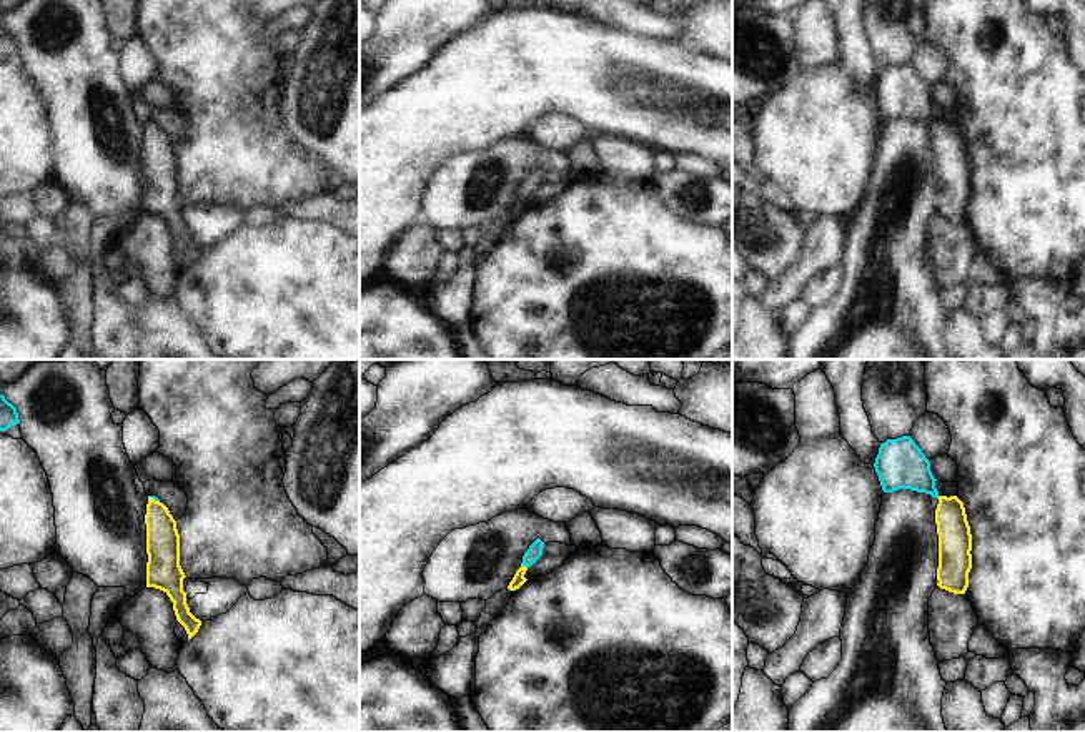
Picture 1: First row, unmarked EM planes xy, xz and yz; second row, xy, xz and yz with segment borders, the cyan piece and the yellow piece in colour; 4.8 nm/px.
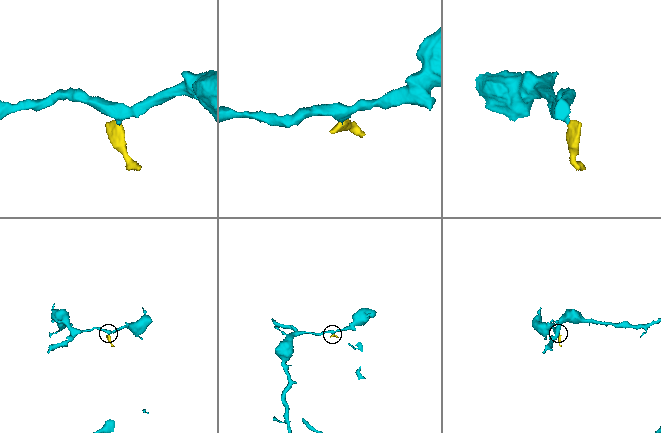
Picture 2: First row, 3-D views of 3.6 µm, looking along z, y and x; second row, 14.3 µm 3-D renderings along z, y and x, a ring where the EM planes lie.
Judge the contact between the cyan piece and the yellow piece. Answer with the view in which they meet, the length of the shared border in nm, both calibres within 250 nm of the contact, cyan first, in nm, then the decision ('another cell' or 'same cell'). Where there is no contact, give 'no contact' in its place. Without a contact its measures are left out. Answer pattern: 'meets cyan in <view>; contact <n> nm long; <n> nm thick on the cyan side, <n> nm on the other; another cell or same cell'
meets cyan in xz; contact 40 nm long; 70 nm thick on the cyan side, 60 nm on the other; same cell

